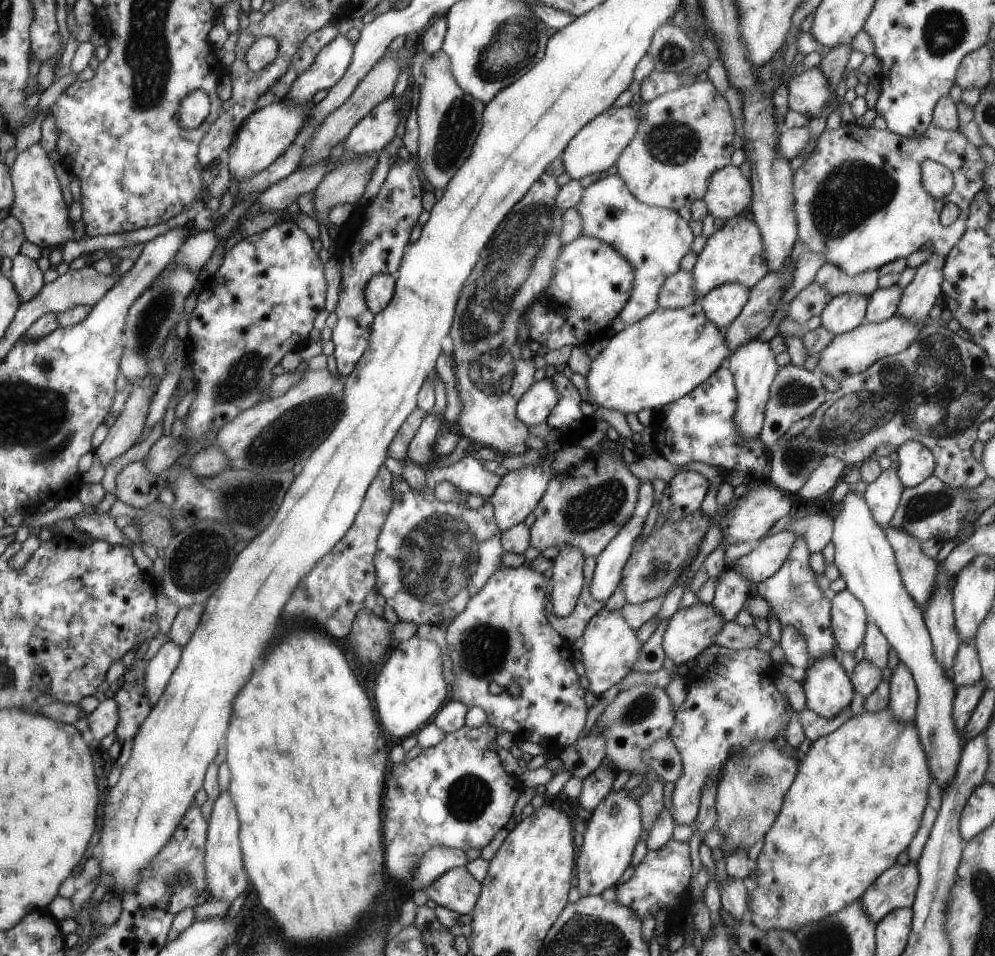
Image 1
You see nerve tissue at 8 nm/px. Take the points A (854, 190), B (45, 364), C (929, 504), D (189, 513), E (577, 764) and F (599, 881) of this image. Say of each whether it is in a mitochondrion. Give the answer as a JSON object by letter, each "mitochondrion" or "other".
{"A":"mitochondrion","B":"mitochondrion","C":"mitochondrion","D":"mitochondrion","E":"other","F":"other"}

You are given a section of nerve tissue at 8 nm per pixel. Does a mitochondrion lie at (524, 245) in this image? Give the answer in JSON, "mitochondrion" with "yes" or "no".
{"mitochondrion":"yes"}

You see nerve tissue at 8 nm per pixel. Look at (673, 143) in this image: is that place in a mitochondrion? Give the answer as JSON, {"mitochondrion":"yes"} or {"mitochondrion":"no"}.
{"mitochondrion":"yes"}

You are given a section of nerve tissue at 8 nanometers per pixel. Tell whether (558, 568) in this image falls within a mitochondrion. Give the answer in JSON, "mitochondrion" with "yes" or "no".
{"mitochondrion":"no"}

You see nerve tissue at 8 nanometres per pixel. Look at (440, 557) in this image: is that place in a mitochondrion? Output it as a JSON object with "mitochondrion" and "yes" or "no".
{"mitochondrion":"yes"}

